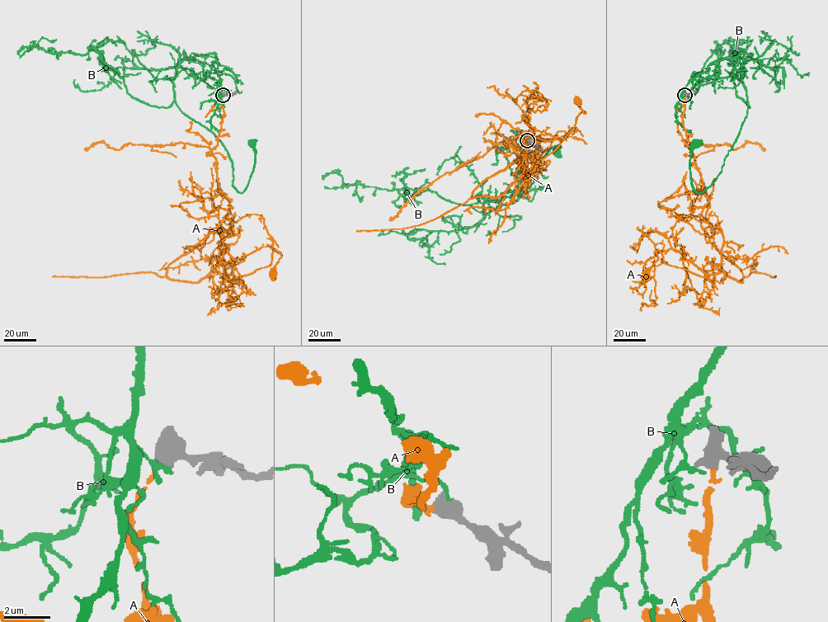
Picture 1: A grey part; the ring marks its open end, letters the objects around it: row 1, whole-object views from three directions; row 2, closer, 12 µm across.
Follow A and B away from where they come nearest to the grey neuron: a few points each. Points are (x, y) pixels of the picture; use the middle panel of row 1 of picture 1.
A: (527, 140), (516, 146), (533, 162), (516, 158), (472, 198), (500, 196), (552, 152), (585, 112), (577, 99)
B: (528, 139), (519, 198), (500, 204), (480, 193), (479, 202), (524, 191), (559, 145), (556, 152)

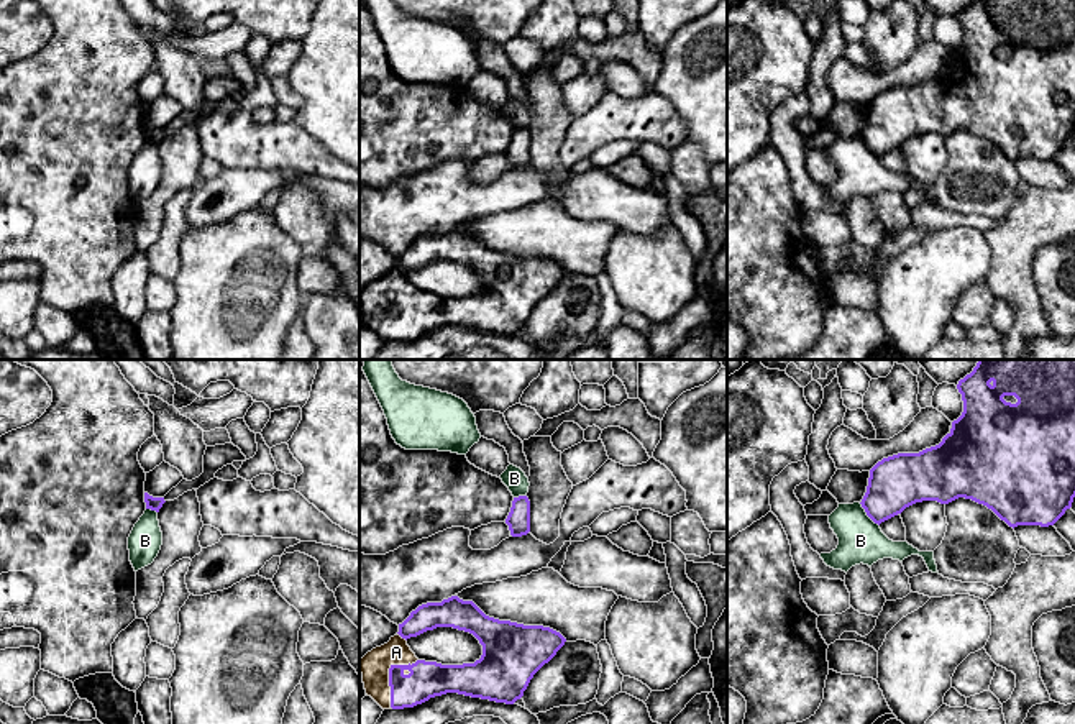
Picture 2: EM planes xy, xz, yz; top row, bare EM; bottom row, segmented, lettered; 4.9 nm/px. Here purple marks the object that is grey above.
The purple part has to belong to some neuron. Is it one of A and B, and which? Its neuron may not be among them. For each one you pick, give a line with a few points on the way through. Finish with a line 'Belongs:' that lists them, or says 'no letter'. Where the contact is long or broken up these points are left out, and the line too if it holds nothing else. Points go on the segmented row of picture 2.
Belongs: A

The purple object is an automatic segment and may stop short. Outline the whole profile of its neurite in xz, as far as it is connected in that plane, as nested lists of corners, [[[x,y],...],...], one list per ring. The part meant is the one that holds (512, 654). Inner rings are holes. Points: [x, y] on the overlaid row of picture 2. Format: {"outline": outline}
{"outline": [[[451,596],[412,611],[387,644],[359,660],[359,668],[366,694],[382,709],[414,708],[446,693],[514,704],[565,642],[550,627],[499,621]],[[437,627],[473,634],[483,645],[481,658],[463,665],[419,660],[407,640]]]}

